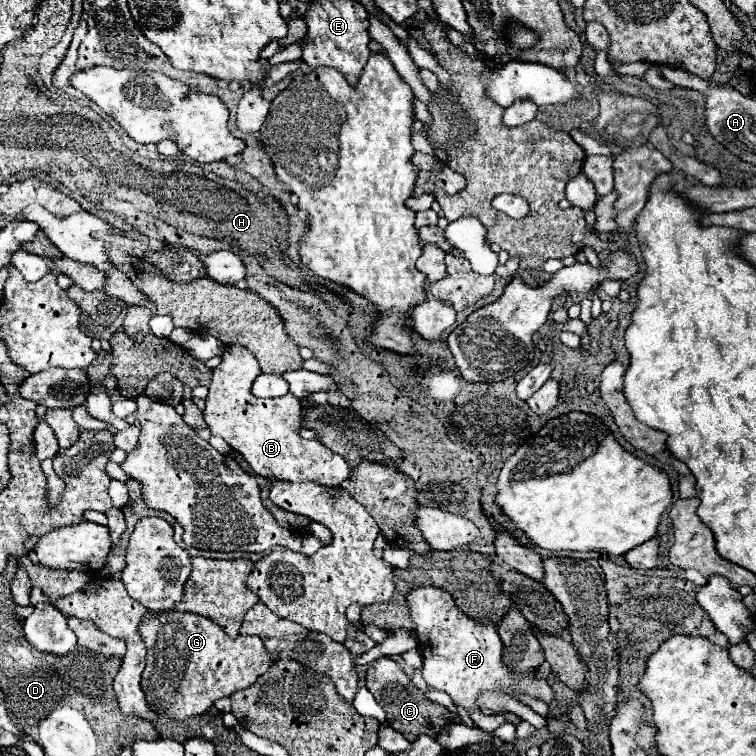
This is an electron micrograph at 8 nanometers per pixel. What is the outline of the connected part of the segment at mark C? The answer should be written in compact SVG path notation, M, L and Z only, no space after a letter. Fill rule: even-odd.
M384 656L374 666L370 666L368 676L366 676L366 688L374 694L378 704L386 710L388 724L396 728L398 732L402 732L410 742L414 742L418 736L424 736L424 734L438 738L440 732L448 726L448 716L450 716L448 708L428 700L404 674L400 664L394 662L392 658Z

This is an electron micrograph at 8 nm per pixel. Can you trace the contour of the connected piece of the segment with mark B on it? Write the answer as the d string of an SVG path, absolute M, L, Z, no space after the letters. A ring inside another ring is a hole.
M230 344L222 354L220 366L214 370L210 392L206 396L204 420L212 436L222 436L236 452L240 452L250 468L270 480L318 482L324 486L340 486L348 480L350 468L340 454L334 454L320 440L304 440L298 432L302 424L300 400L292 394L284 398L262 400L250 392L252 380L262 374L254 354L242 344Z

